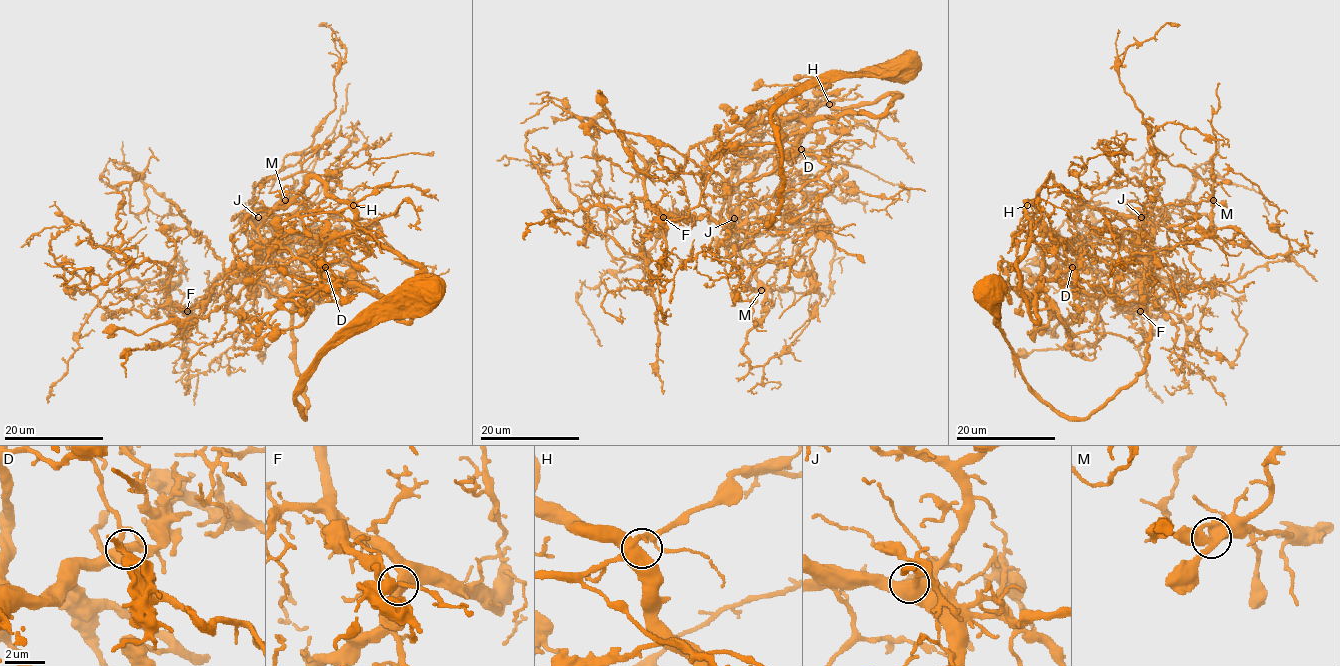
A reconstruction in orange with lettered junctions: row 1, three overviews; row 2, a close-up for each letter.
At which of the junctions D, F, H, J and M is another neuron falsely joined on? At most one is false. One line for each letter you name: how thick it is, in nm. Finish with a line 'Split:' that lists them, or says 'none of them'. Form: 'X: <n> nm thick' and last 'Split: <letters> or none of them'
M: 480 nm thick
Split: M

